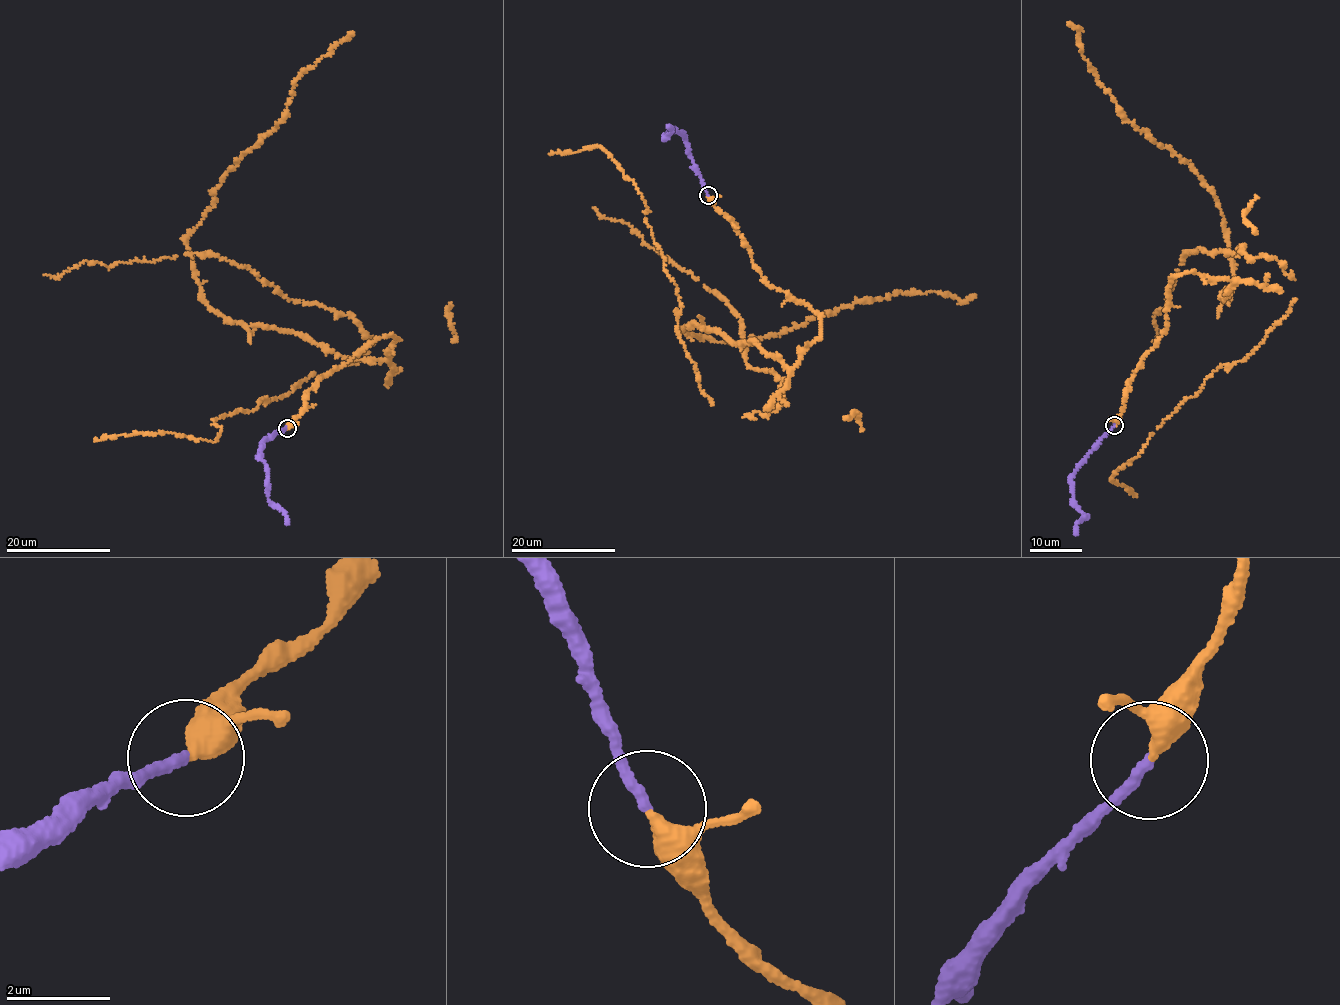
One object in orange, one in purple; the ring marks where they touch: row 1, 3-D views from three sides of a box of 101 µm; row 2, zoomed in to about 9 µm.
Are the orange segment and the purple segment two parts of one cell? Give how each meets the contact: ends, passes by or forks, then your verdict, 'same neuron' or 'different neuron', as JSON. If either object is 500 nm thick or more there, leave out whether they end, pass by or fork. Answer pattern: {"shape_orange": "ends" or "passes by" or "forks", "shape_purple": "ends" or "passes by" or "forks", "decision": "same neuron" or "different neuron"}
{"shape_orange": "passes by", "shape_purple": "ends", "decision": "same neuron"}

